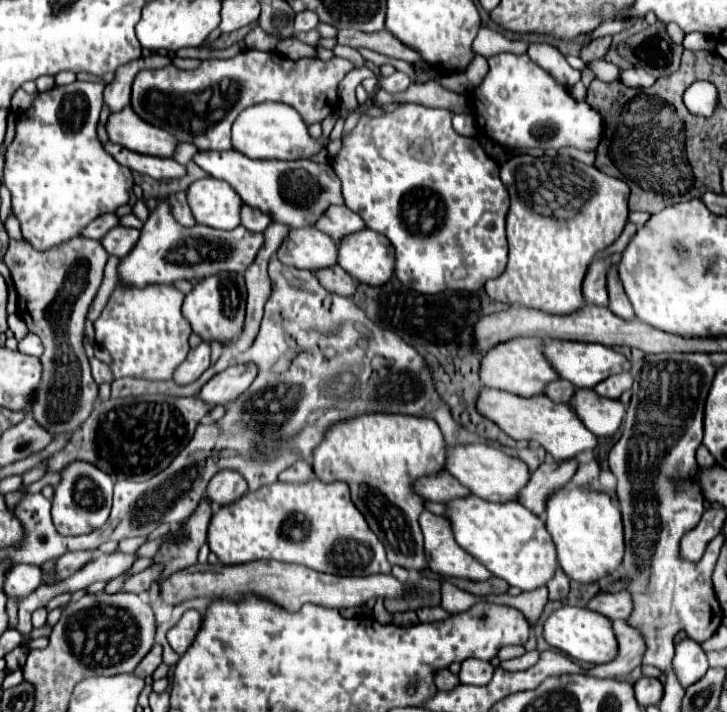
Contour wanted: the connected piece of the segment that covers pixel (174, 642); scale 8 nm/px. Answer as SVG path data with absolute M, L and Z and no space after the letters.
M187 610L181 620L167 632L167 640L171 644L171 648L175 648L175 652L181 656L189 644L193 642L195 634L199 632L201 626L201 614L197 610Z

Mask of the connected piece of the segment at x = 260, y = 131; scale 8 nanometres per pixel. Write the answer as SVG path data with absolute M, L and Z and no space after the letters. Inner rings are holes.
M261 102L245 108L233 122L233 148L257 160L299 160L319 154L325 144L313 138L301 116L281 102Z

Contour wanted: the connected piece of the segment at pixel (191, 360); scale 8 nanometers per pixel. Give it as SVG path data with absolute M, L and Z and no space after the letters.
M201 342L195 350L189 352L187 360L177 368L175 382L177 384L191 384L195 382L211 364L211 346Z

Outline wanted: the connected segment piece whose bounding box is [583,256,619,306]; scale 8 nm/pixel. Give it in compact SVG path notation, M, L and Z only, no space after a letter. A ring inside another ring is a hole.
M611 256L607 260L593 260L589 264L589 270L583 280L583 298L587 304L607 306L607 288L605 288L605 276L609 264L617 264L619 256Z

